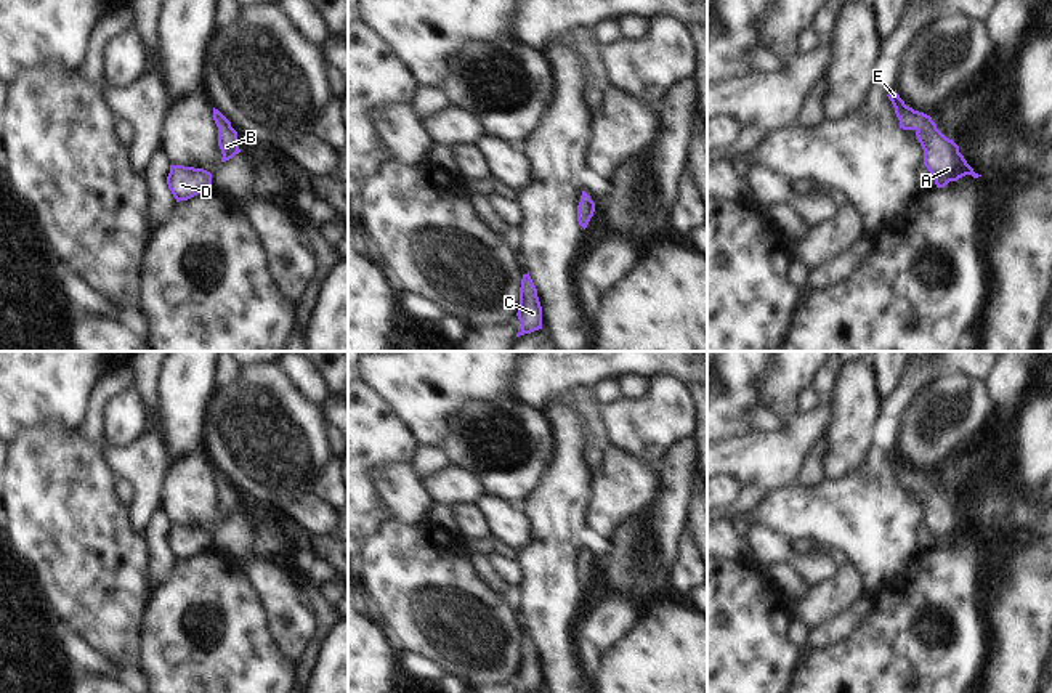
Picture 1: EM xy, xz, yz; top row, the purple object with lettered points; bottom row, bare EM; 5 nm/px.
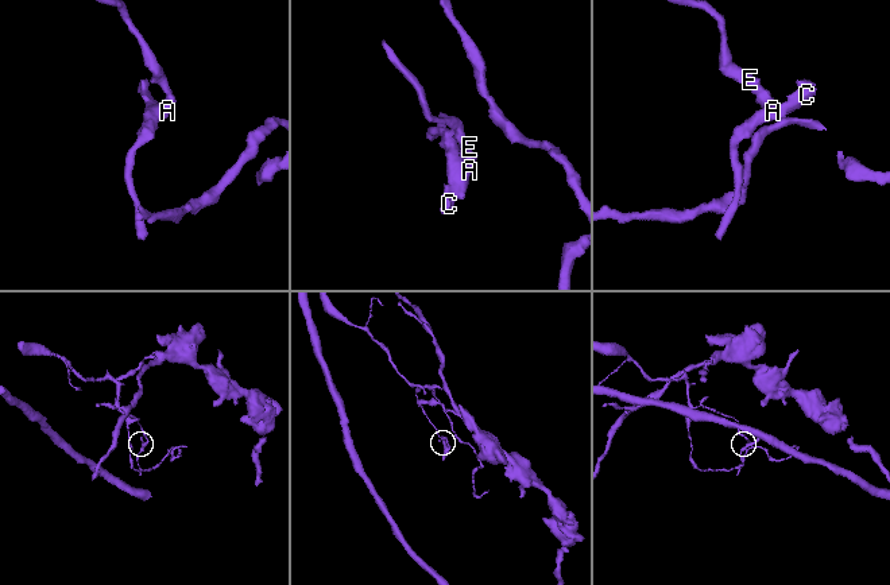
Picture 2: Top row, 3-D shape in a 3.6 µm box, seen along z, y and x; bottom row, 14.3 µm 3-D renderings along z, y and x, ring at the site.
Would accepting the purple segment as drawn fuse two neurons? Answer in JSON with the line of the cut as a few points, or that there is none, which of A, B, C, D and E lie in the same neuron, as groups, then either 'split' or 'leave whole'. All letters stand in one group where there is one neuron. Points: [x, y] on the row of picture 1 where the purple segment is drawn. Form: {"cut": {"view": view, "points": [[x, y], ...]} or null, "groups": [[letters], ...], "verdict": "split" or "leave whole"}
{"cut": null, "groups": [["A", "B", "C", "D", "E"]], "verdict": "leave whole"}

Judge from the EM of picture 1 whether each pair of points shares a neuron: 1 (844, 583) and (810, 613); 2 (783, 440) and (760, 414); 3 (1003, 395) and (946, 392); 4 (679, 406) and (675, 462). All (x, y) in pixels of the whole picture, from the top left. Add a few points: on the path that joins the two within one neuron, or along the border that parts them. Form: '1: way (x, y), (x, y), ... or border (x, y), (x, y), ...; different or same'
1: way (836, 591), (818, 605); same
2: border (757, 427), (773, 430); different
3: border (985, 380), (999, 427); different
4: border (690, 435), (679, 440), (655, 464); different

